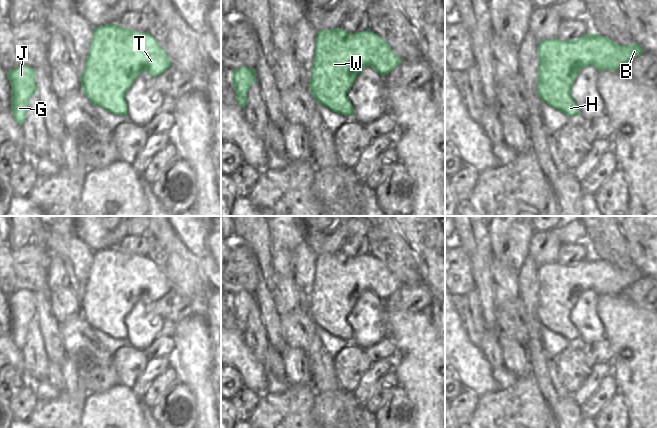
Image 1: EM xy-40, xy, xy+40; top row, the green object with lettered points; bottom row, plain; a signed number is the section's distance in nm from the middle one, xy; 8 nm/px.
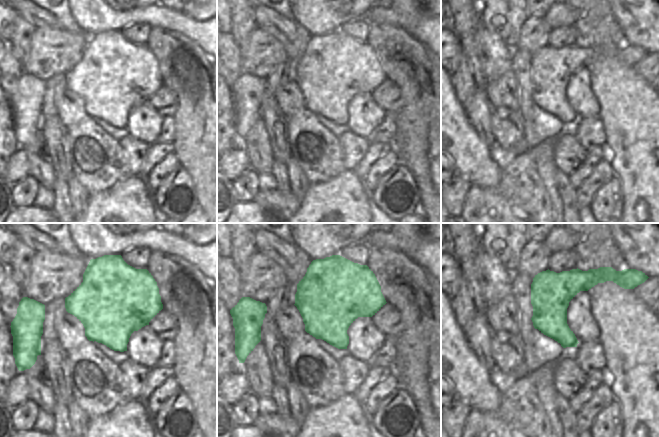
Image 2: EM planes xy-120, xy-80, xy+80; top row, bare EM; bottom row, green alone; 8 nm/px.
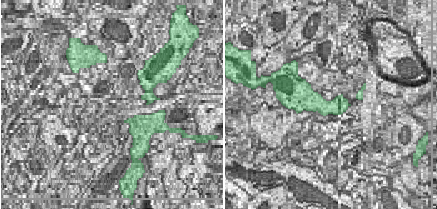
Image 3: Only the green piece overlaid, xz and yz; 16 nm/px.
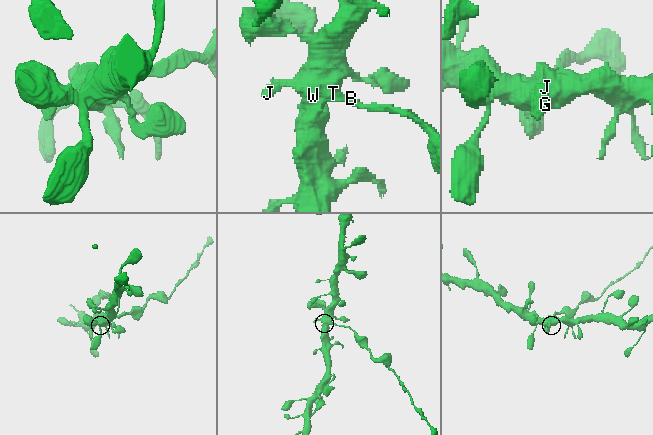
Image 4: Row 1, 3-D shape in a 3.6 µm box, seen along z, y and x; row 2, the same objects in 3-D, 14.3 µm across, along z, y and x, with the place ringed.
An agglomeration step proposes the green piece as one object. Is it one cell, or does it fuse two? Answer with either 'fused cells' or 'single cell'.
fused cells

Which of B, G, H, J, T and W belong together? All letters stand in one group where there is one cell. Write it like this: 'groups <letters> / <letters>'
groups B / G H J T W

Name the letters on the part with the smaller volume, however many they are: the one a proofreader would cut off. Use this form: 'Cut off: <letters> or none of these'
Cut off: B

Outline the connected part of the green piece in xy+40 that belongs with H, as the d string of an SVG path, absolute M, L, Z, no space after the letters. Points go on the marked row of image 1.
M590 33L566 42L558 38L540 41L537 47L539 57L537 93L539 98L568 116L579 116L579 107L571 97L571 87L577 75L586 66L594 66L599 72L621 70L623 64L615 53L616 46L618 44L606 36Z

